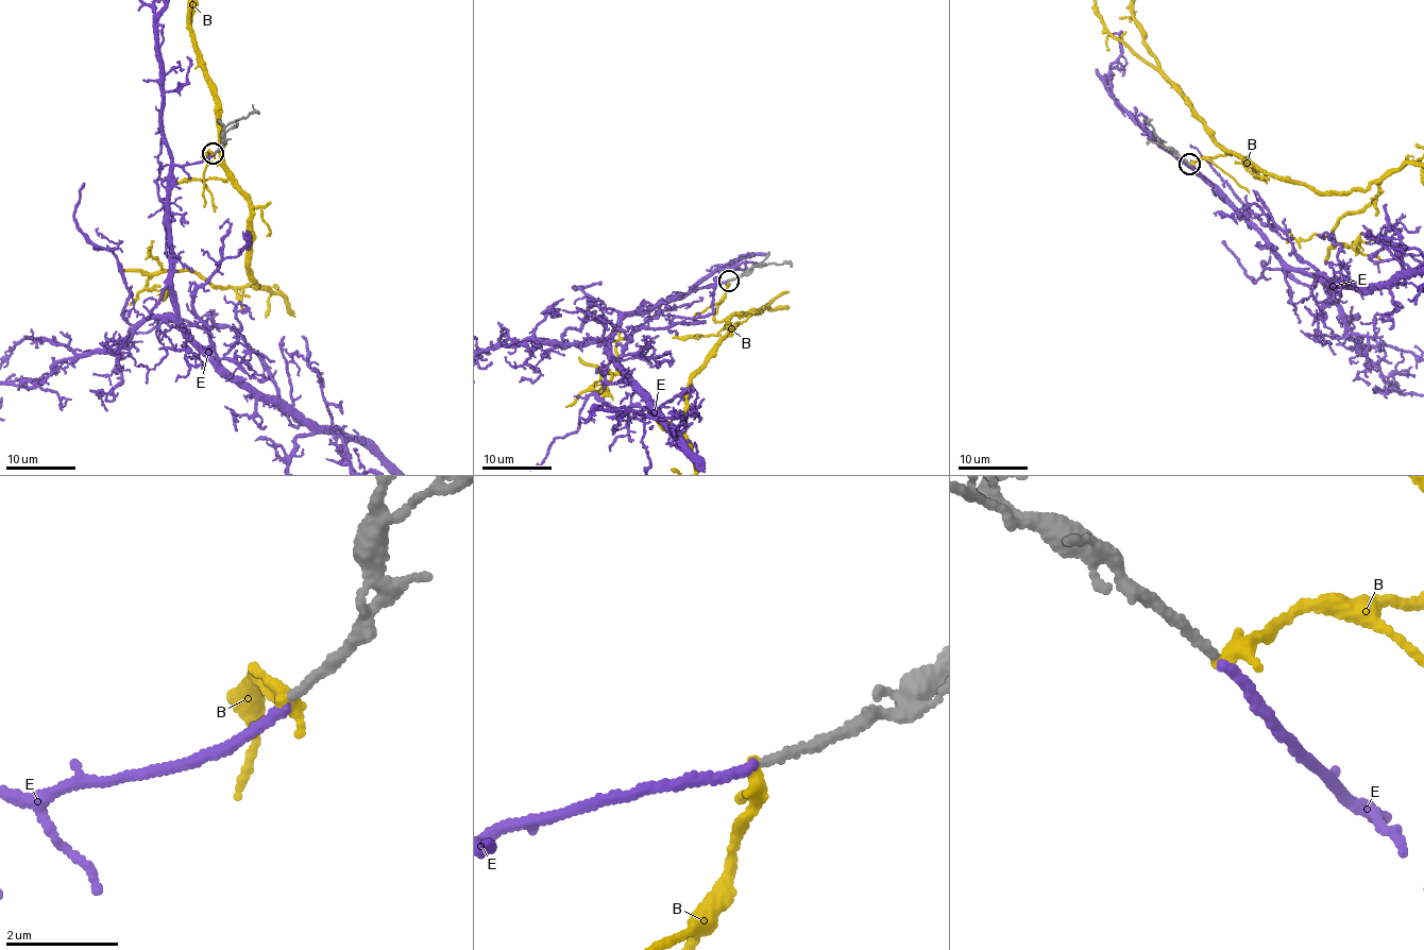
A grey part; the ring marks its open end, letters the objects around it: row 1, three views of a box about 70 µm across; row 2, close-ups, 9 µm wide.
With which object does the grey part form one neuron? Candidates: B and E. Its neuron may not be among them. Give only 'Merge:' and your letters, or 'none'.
Merge: E

